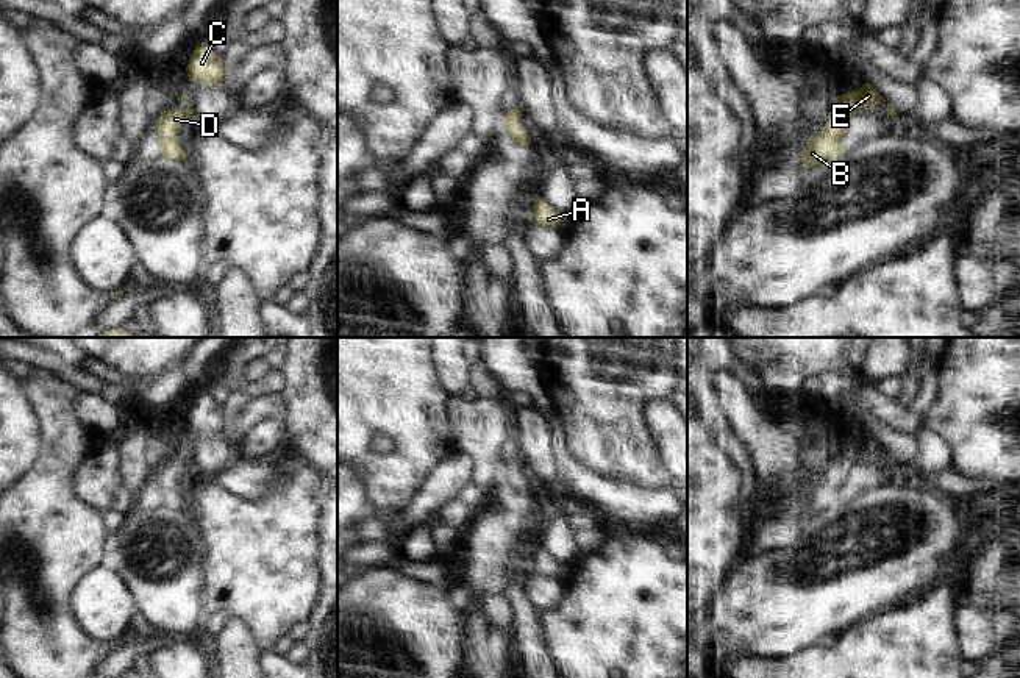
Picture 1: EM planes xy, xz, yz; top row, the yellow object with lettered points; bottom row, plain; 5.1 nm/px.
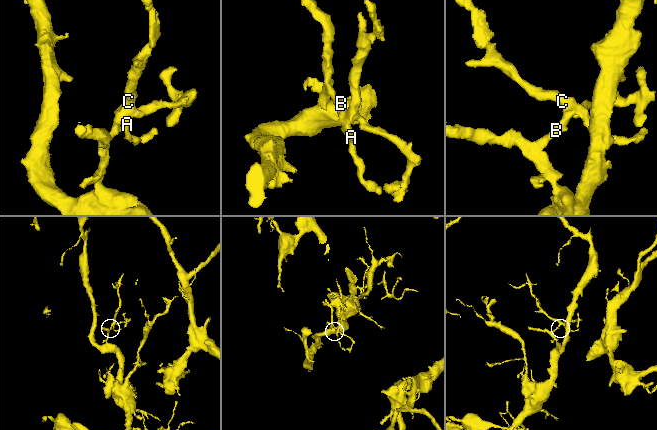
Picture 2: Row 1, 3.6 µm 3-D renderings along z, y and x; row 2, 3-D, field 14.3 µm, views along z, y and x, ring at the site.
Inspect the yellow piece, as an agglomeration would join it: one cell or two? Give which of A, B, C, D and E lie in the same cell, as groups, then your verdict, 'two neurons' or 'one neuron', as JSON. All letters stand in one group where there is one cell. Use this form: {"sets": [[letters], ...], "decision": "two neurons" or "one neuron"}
{"sets": [["A", "B", "C", "D", "E"]], "decision": "one neuron"}

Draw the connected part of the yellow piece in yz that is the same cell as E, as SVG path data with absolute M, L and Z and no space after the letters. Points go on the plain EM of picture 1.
M868 433L859 441L851 441L834 448L834 458L825 473L825 483L808 487L801 505L801 517L814 517L828 509L843 506L847 501L840 495L854 466L864 458L886 451Z

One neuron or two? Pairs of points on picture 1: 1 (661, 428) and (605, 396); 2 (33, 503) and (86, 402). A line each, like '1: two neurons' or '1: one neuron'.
1: two neurons
2: two neurons

